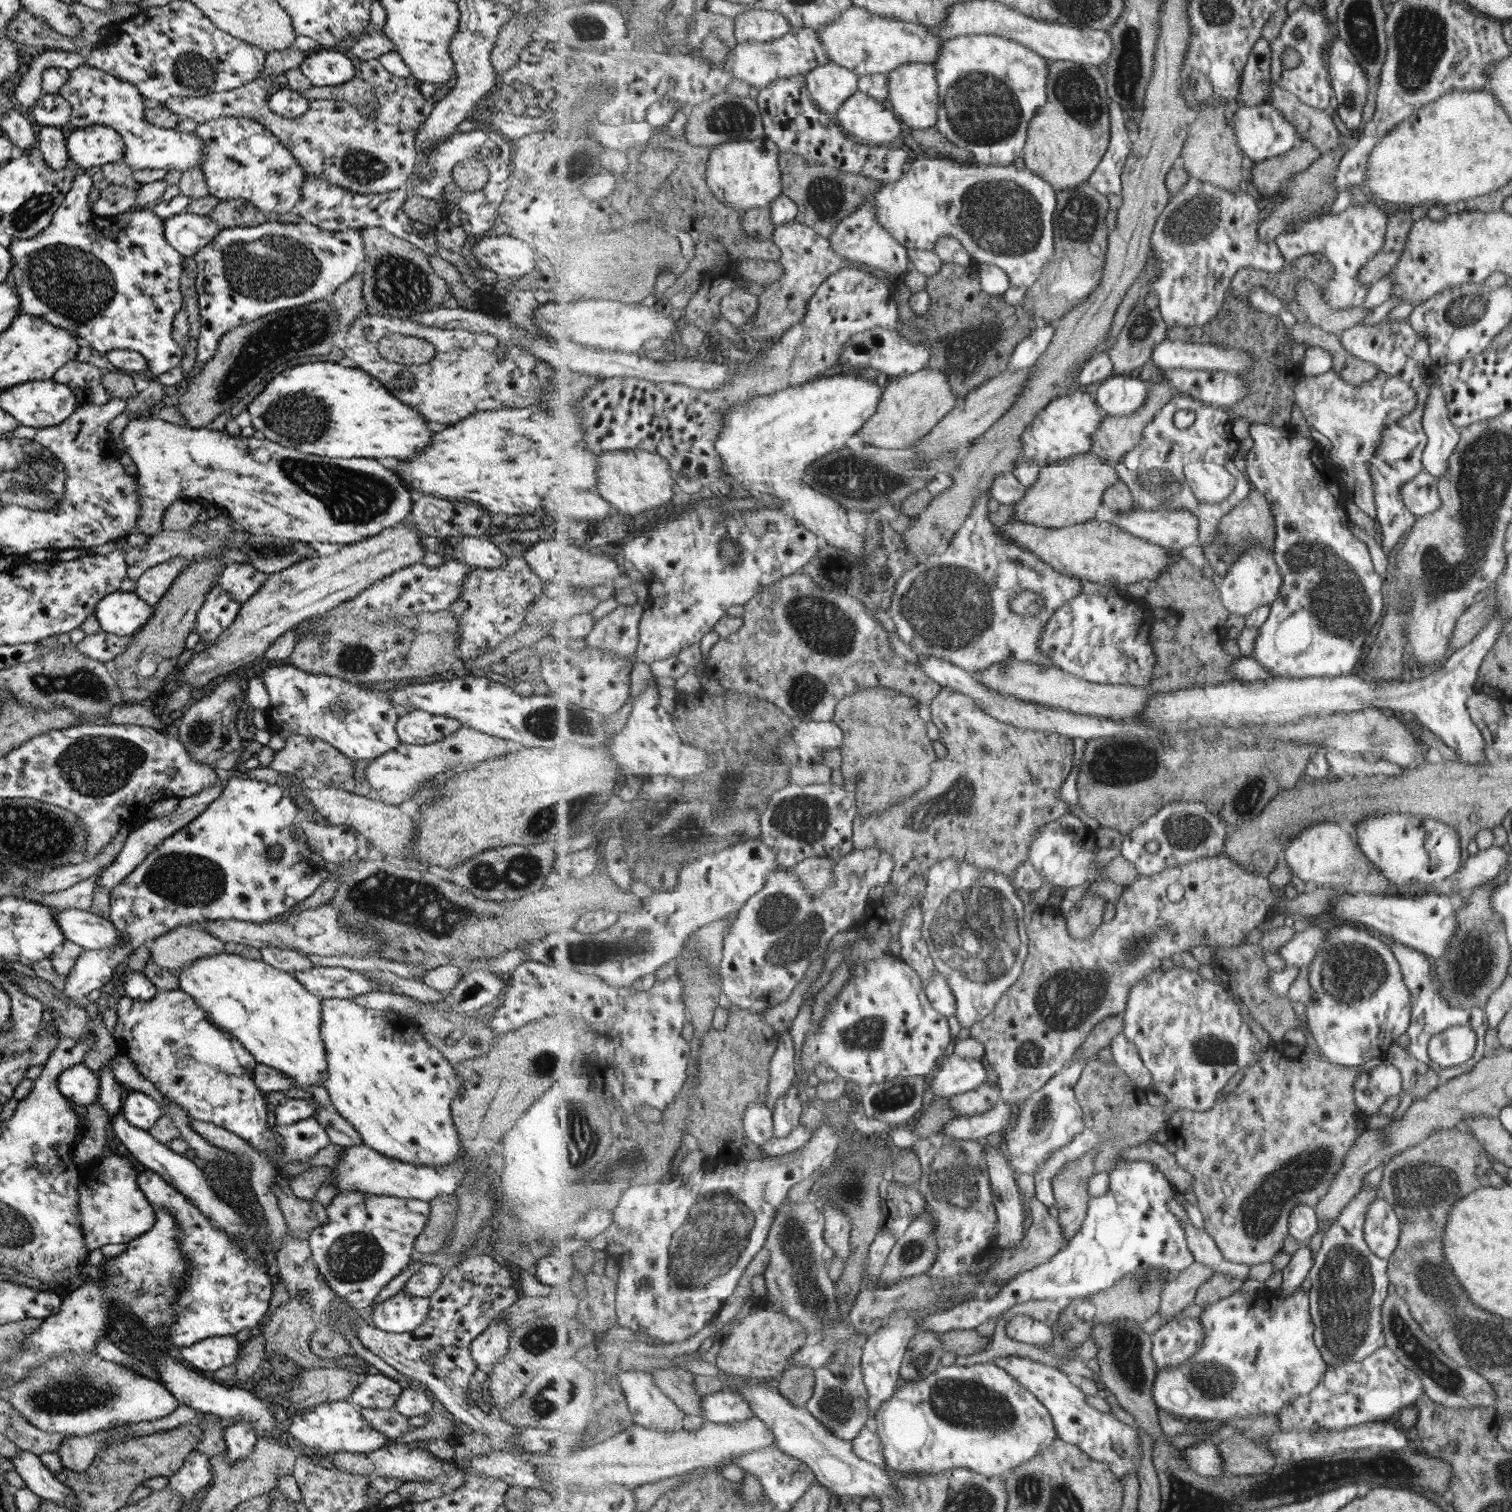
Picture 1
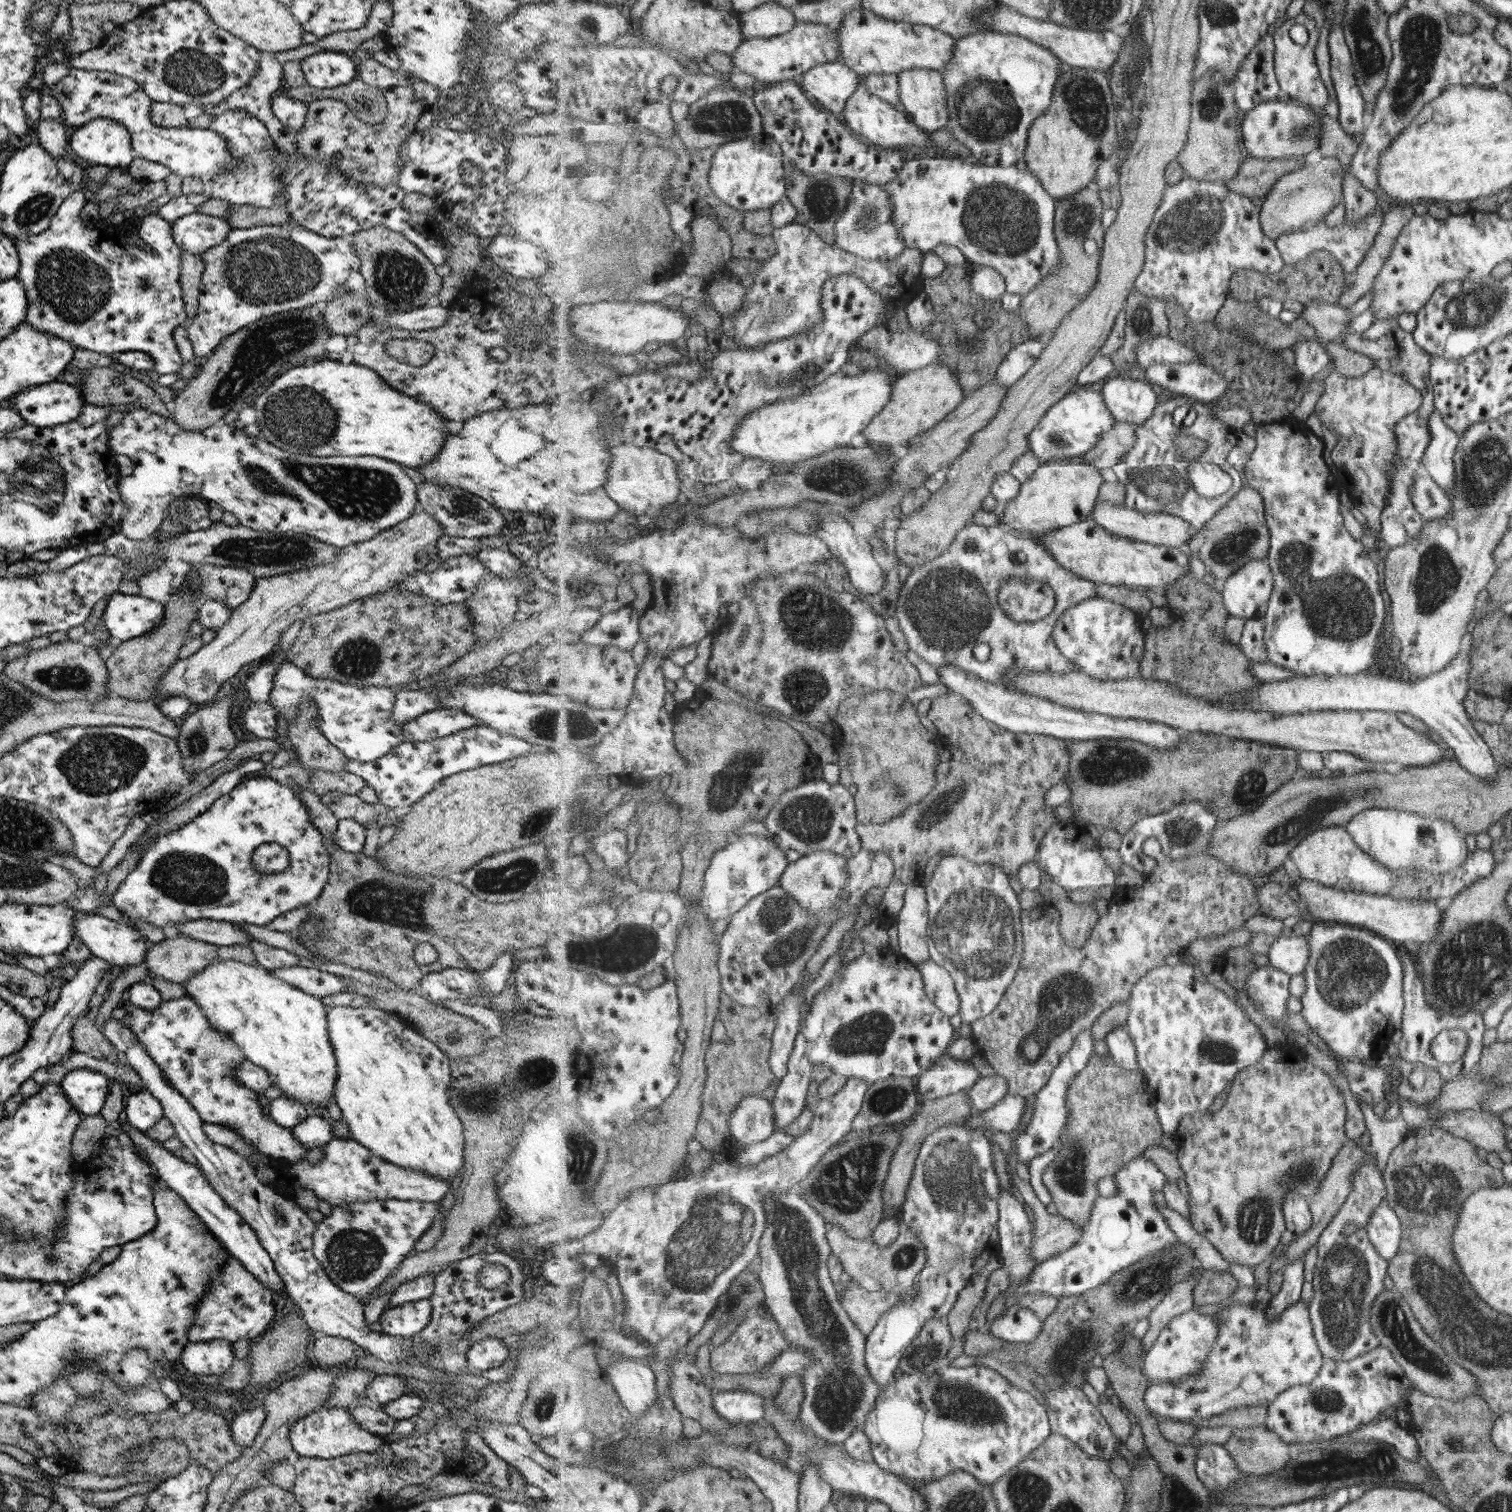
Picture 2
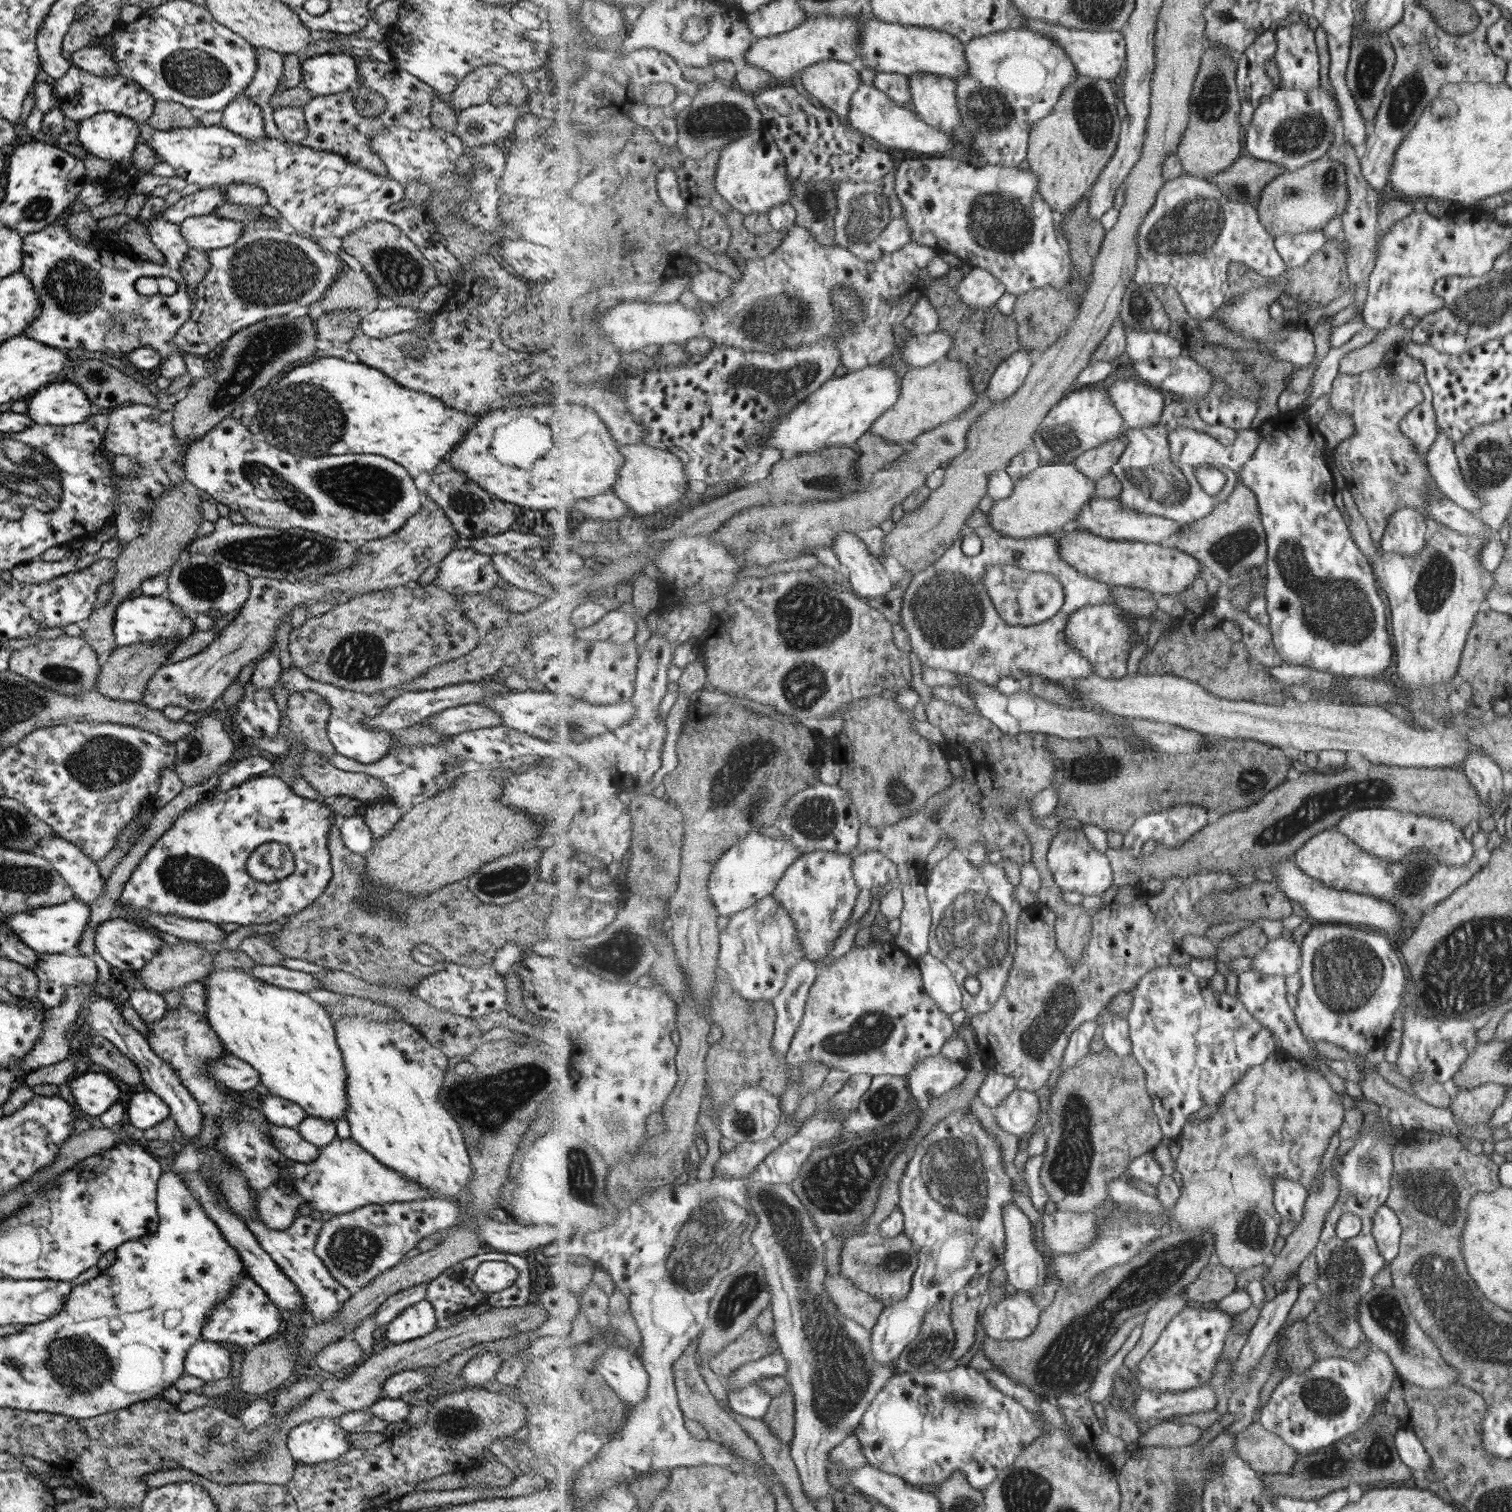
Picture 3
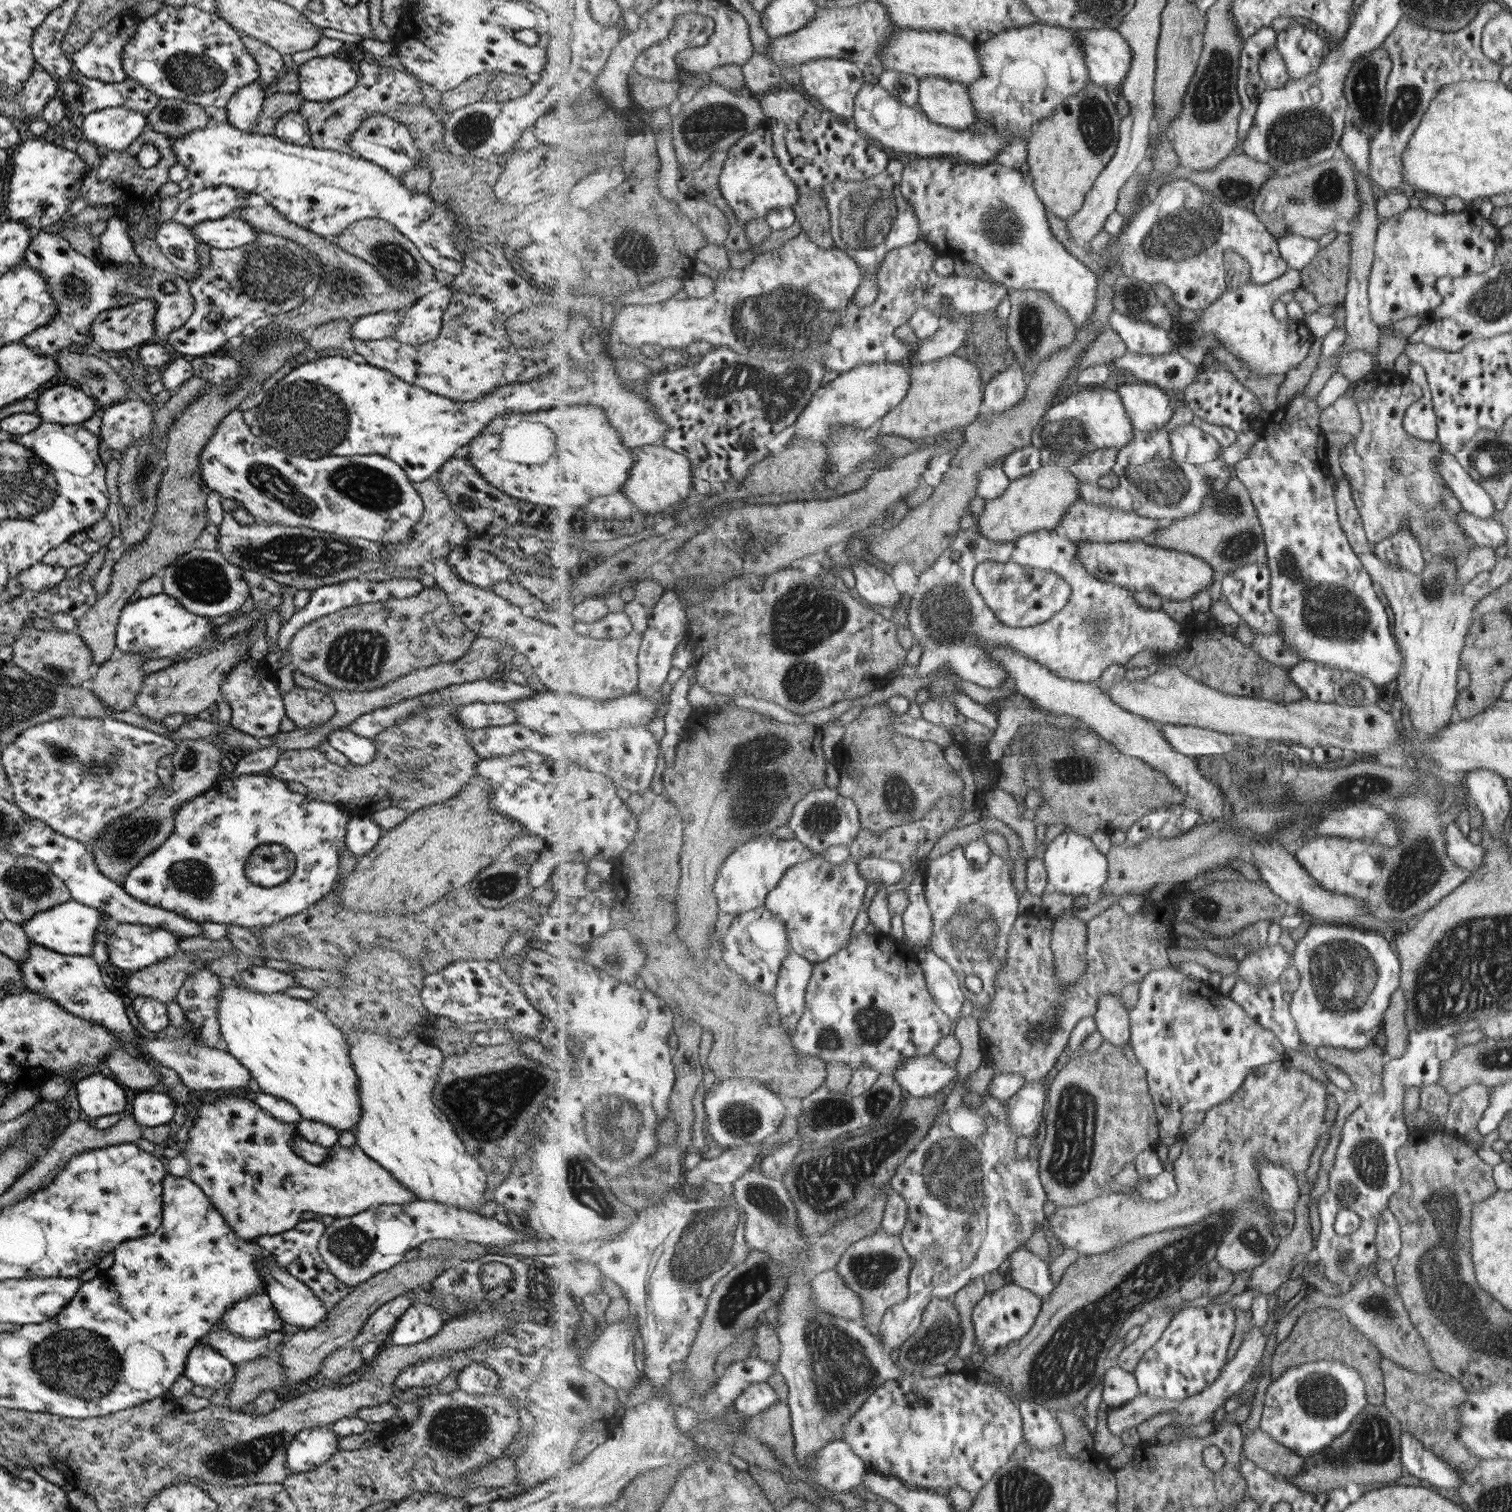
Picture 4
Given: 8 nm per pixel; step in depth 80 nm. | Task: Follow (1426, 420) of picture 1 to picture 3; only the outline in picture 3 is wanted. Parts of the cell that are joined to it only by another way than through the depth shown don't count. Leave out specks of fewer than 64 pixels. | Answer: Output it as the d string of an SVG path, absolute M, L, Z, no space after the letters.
M1441 428L1436 429L1437 438L1425 456L1426 467L1438 489L1451 502L1467 511L1477 512L1480 500L1465 484L1457 463L1454 446Z

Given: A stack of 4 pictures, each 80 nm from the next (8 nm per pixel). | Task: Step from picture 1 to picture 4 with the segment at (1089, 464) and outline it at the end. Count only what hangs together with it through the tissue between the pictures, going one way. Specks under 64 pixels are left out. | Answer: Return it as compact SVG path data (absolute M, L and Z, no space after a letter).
M1042 465L1027 476L1010 481L1003 496L986 501L981 516L977 518L976 528L997 543L1018 540L1021 536L1045 529L1054 531L1069 513L1069 508L1082 498L1080 484L1082 480L1069 468Z

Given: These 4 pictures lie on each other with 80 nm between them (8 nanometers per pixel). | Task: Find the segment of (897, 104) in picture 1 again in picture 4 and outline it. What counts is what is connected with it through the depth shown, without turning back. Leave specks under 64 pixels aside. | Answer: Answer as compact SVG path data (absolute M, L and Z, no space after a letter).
M925 77L919 83L920 110L935 124L965 129L976 120L970 85L945 77Z

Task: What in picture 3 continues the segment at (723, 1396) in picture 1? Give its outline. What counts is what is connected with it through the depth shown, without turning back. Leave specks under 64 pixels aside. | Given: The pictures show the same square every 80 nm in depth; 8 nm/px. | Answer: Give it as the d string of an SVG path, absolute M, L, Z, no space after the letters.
M749 1385L741 1391L727 1392L727 1395L729 1407L737 1415L751 1419L763 1419L774 1400L765 1390L755 1385Z

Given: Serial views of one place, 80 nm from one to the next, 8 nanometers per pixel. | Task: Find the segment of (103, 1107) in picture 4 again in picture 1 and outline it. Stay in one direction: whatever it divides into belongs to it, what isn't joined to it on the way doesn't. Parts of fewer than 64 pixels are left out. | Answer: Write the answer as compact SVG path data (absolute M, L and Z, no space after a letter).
M79 1063L66 1069L61 1069L56 1080L59 1092L80 1111L89 1106L98 1089L98 1075Z

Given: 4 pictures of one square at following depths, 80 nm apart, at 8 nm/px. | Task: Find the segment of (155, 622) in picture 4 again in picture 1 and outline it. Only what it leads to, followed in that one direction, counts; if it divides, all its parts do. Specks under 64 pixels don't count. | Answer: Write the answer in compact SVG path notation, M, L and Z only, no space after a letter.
M117 590L103 596L92 615L103 632L115 636L135 634L151 616L153 606L145 604L134 592Z

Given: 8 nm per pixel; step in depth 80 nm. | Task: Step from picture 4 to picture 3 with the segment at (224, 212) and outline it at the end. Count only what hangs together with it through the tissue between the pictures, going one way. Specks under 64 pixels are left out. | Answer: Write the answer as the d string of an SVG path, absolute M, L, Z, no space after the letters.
M199 190L194 194L181 197L175 204L165 207L159 212L159 217L179 224L184 218L190 216L211 215L215 207L227 203L224 200L225 190Z

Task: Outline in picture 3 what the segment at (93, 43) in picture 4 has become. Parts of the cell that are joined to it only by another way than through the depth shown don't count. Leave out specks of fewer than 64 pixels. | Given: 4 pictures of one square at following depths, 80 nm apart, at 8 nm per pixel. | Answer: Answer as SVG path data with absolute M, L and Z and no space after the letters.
M108 36L102 37L99 42L92 46L83 47L76 53L67 55L71 66L80 68L82 71L90 72L94 75L103 75L107 78L111 78L113 75L119 75L116 69L114 60L112 60L111 51L109 51L109 46L111 46L111 38Z

